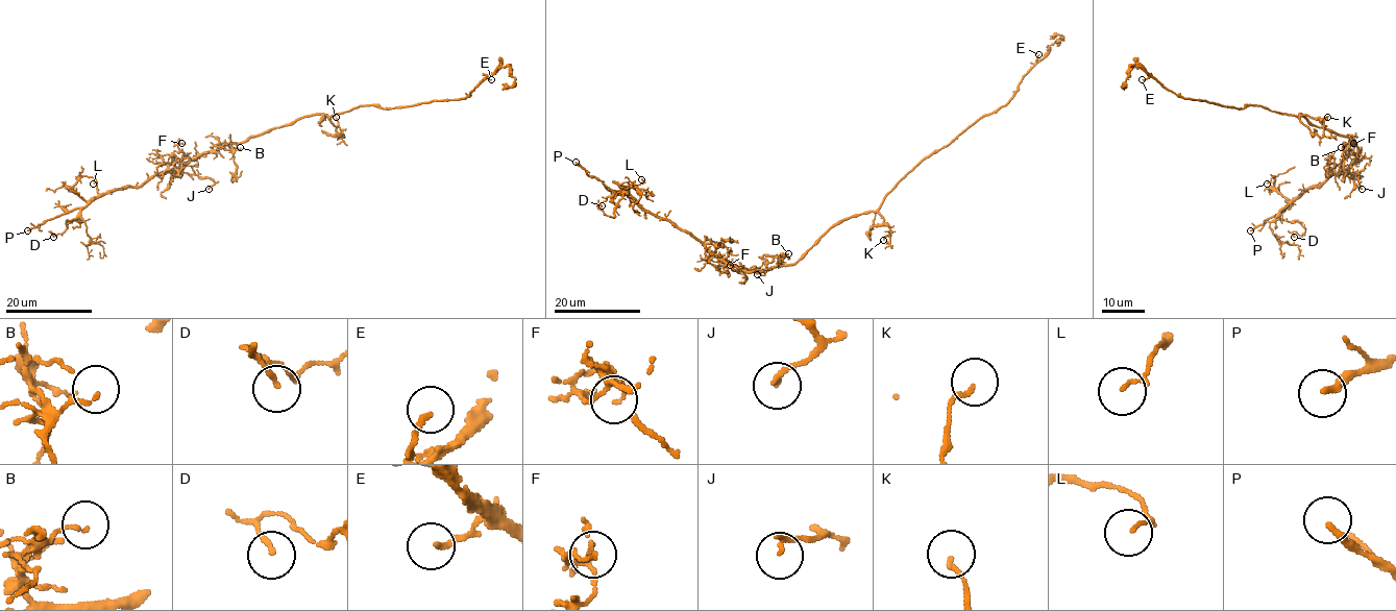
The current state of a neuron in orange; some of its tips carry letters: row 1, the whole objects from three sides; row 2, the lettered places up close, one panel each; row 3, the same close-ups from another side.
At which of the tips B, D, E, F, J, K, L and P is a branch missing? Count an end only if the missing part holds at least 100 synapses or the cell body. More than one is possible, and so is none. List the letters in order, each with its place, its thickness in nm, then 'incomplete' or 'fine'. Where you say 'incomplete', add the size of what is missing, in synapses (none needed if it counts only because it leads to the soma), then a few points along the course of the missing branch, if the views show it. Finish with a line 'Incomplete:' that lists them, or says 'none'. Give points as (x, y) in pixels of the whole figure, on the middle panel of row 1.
B: place (788, 253); calibre 110 nm; fine
D: place (602, 205); calibre 140 nm; fine
E: place (1038, 54); calibre 160 nm; fine
F: place (730, 265); calibre 110 nm; fine
J: place (757, 274); calibre 160 nm; fine
K: place (883, 240); calibre 130 nm; fine
L: place (641, 179); calibre 110 nm; fine
P: place (576, 162); calibre 200 nm; incomplete
Incomplete: P

